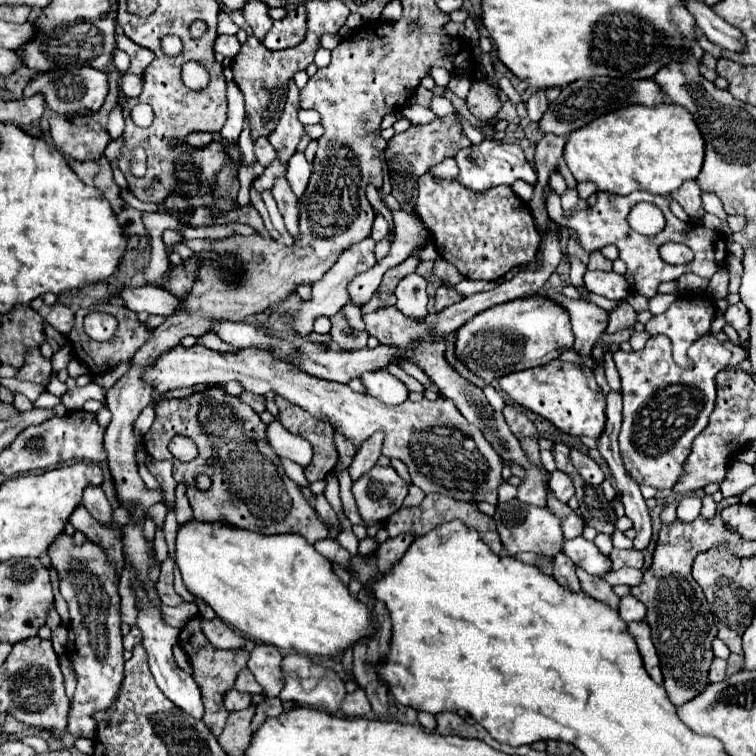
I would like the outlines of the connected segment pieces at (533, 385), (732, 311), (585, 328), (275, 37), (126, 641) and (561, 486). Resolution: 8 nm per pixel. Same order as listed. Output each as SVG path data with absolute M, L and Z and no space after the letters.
M555 359L543 367L509 373L507 377L499 379L499 385L511 401L549 419L563 433L577 435L577 437L587 435L591 439L599 439L603 433L605 397L601 393L601 399L599 399L599 385L595 383L593 371L589 367Z
M737 303L737 305L731 305L731 307L727 307L727 311L725 311L725 319L727 319L727 323L731 325L731 327L735 327L737 331L741 331L741 329L745 329L747 325L749 325L749 311L745 309L745 305L743 303Z
M545 291L543 295L555 299L559 305L563 305L569 313L571 325L573 325L573 333L575 333L575 345L573 351L577 351L581 357L587 357L591 353L591 345L599 339L599 335L607 329L609 323L609 311L583 301L583 299L567 299L561 293L555 291Z
M305 5L291 9L283 19L275 21L265 37L267 49L289 49L299 45L307 35L307 11Z
M131 625L131 631L123 637L123 647L131 651L133 645L137 645L137 643L141 643L141 631L137 625Z
M563 471L551 473L549 489L551 489L551 493L553 493L561 503L567 503L567 501L575 495L575 489L573 489L573 485L571 485L571 477L567 477L567 473L563 473Z

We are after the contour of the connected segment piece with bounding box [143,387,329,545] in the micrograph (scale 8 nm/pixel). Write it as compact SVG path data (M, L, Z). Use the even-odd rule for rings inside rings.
M213 387L203 393L193 393L187 399L159 401L155 405L155 421L143 439L143 447L149 457L163 461L173 459L167 443L175 435L191 437L199 445L197 459L189 463L173 461L173 477L177 483L187 485L185 495L197 521L229 521L235 527L261 535L295 533L313 545L325 539L329 529L315 507L301 497L299 485L285 475L277 453L267 445L265 429L267 425L249 405L241 403L237 397L229 397L223 389ZM199 473L207 473L213 479L209 491L193 487Z

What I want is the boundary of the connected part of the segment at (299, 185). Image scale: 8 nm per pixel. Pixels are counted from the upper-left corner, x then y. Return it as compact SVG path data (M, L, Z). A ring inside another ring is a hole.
M295 153L291 157L291 163L287 167L285 177L287 177L287 181L289 181L289 185L291 185L291 189L293 189L297 199L301 199L301 195L303 195L307 183L309 183L309 175L311 175L311 165L307 163L305 155L303 153Z

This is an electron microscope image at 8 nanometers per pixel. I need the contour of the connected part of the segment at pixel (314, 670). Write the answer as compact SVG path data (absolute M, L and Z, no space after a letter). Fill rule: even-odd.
M297 653L285 655L281 661L281 673L285 679L283 689L279 693L281 701L299 701L299 703L305 703L309 707L323 709L327 713L335 713L335 711L339 711L341 701L347 695L345 683L339 677L339 673L335 673L331 667L313 663L307 655L297 655Z

